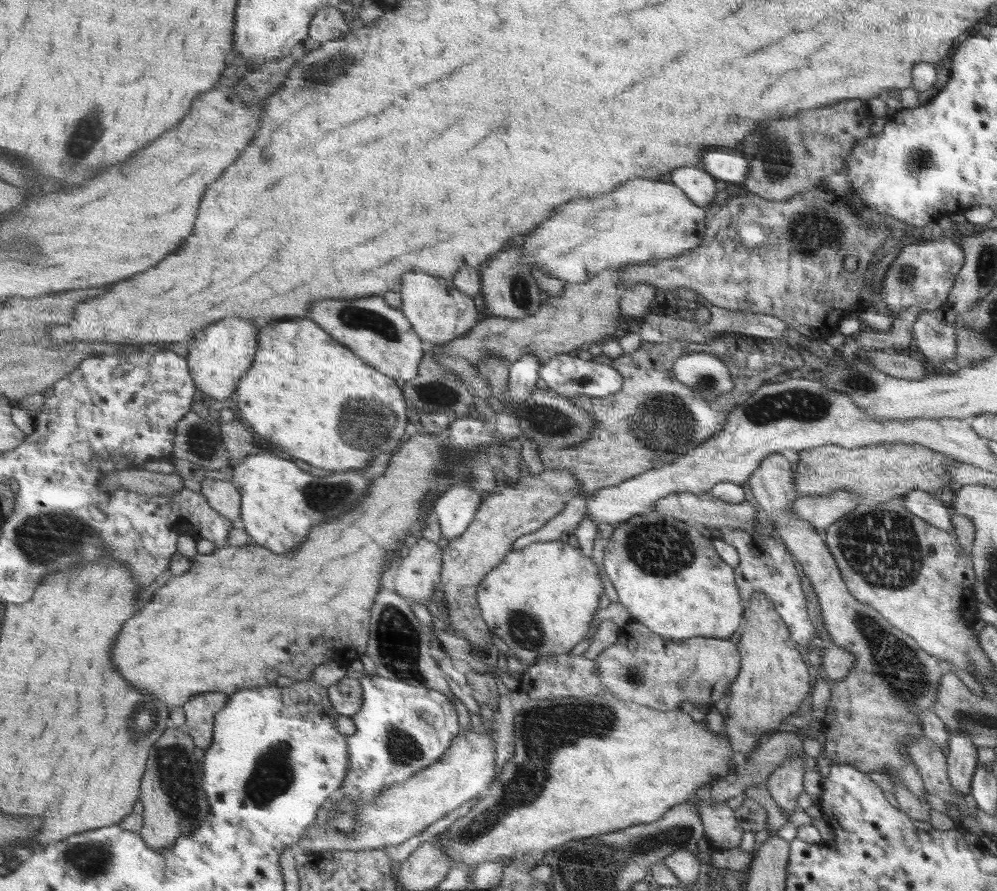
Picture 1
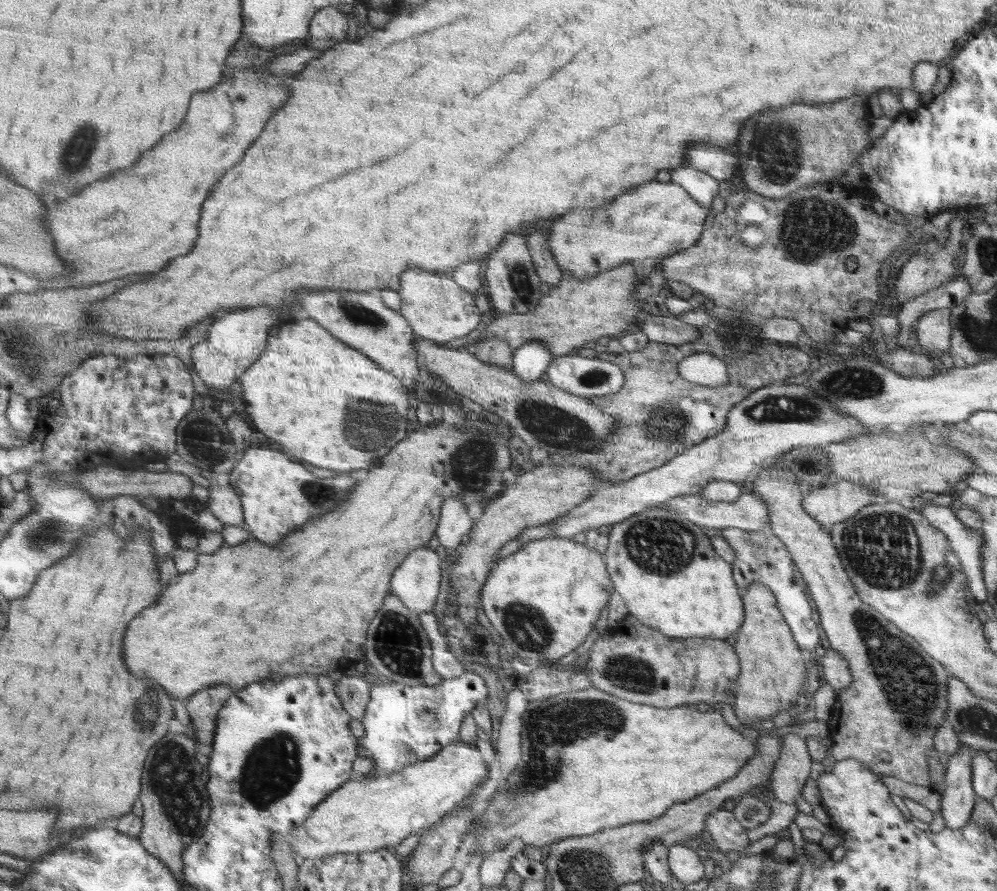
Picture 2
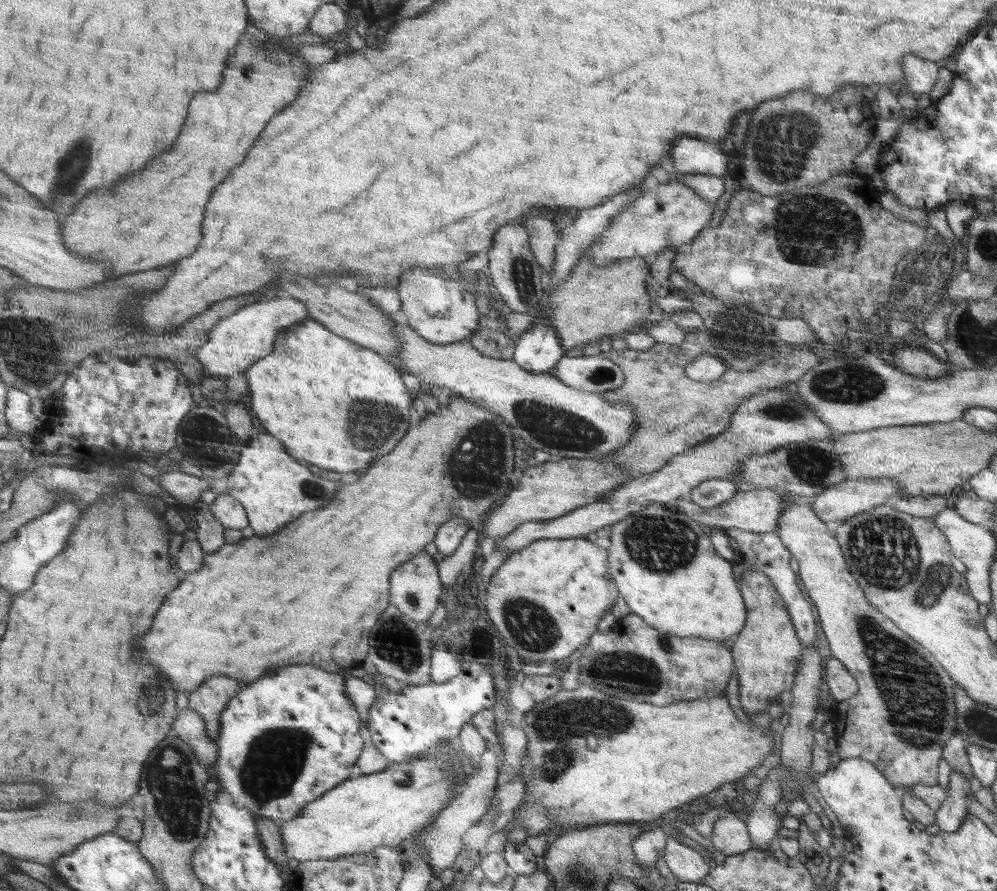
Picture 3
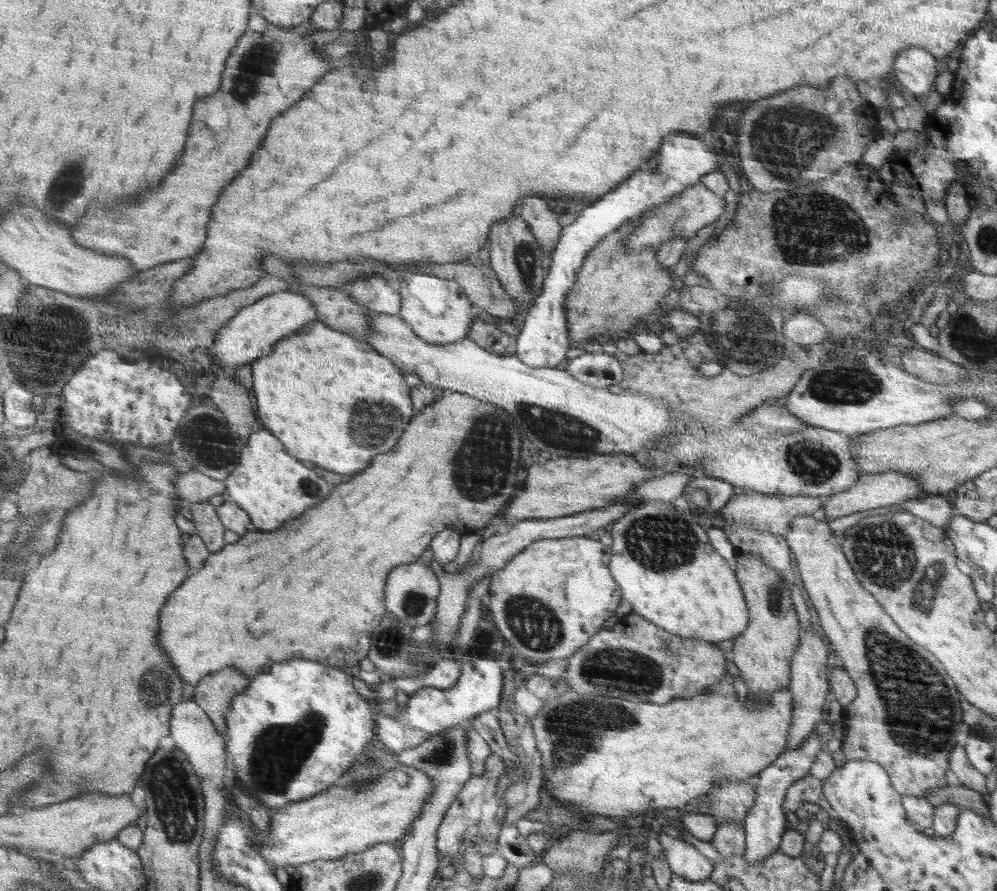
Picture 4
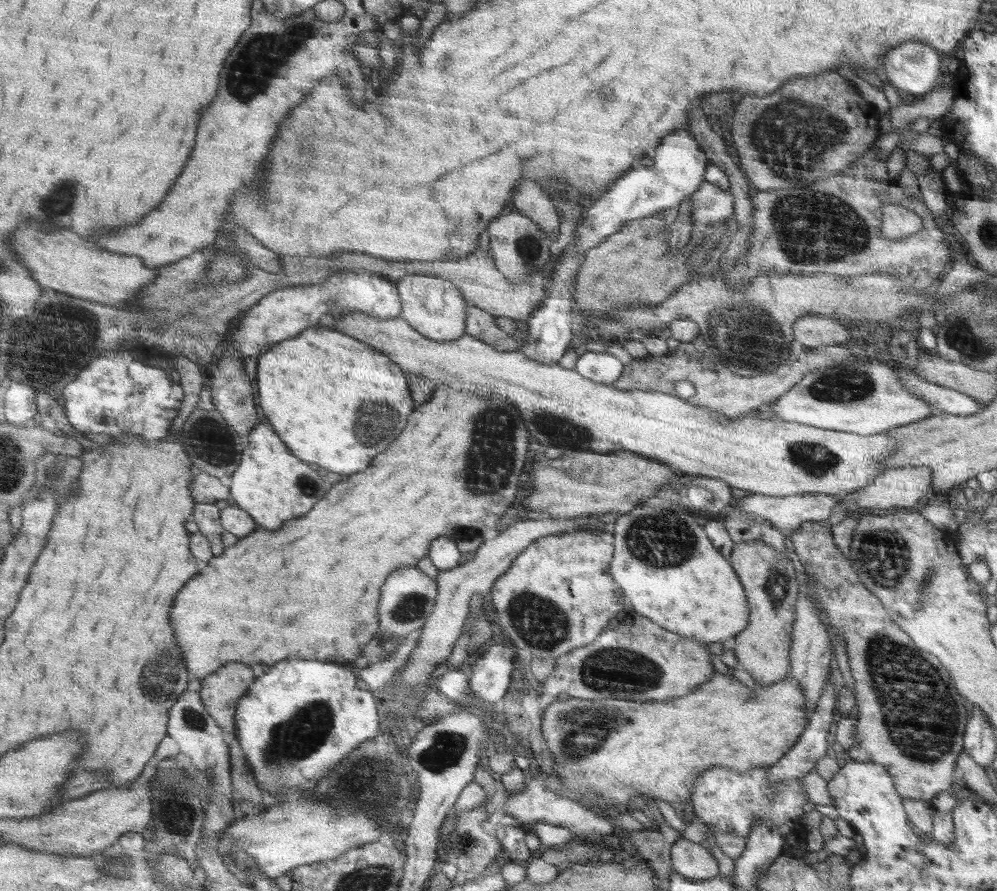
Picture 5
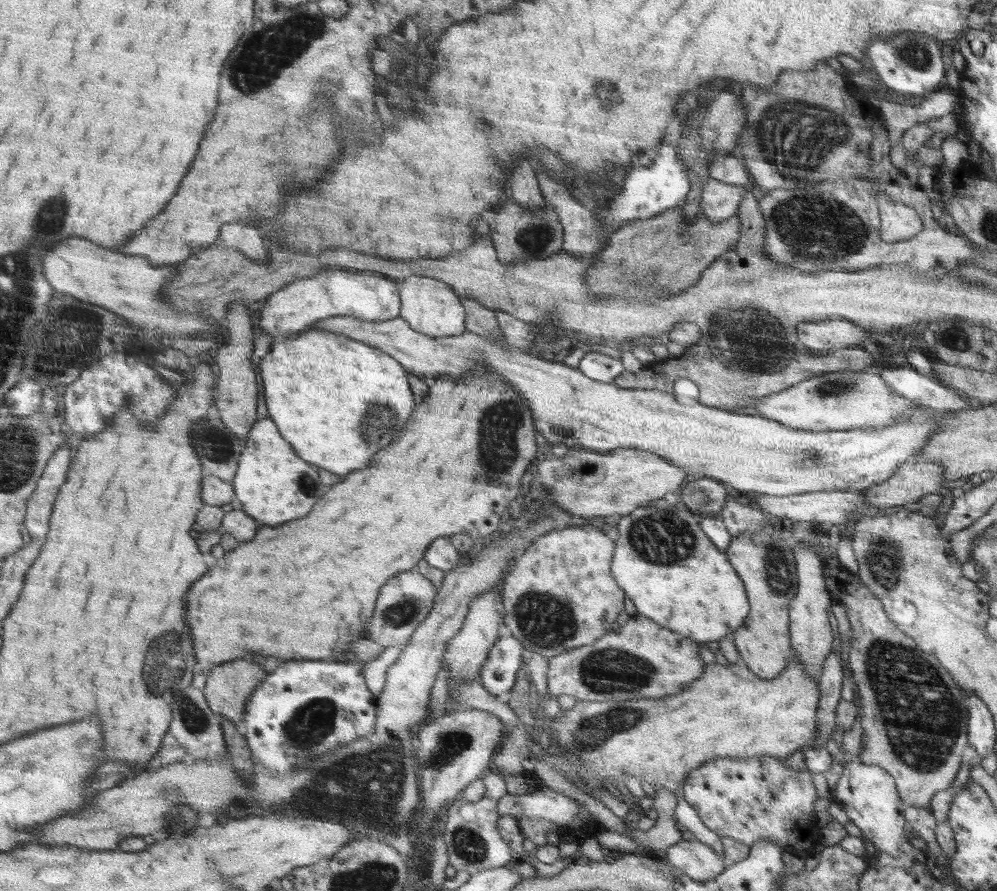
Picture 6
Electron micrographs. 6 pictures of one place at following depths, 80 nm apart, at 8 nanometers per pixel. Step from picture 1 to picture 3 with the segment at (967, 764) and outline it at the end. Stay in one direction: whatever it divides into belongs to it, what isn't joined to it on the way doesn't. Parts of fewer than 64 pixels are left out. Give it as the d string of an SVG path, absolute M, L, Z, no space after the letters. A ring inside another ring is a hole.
M954 772L950 774L950 785L946 800L935 811L935 824L943 833L955 833L963 826L963 822L969 816L968 799L975 789L971 780L962 778L962 774Z

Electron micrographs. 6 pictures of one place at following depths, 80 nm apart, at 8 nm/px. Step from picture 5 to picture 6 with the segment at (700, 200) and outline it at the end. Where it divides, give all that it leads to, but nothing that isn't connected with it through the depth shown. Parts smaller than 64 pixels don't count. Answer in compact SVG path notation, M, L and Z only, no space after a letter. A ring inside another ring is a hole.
M710 180L705 188L699 214L708 216L711 222L721 222L737 214L745 202L749 190L744 186Z

